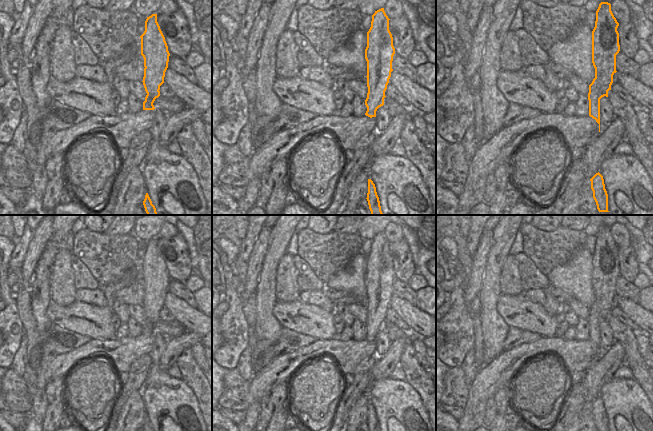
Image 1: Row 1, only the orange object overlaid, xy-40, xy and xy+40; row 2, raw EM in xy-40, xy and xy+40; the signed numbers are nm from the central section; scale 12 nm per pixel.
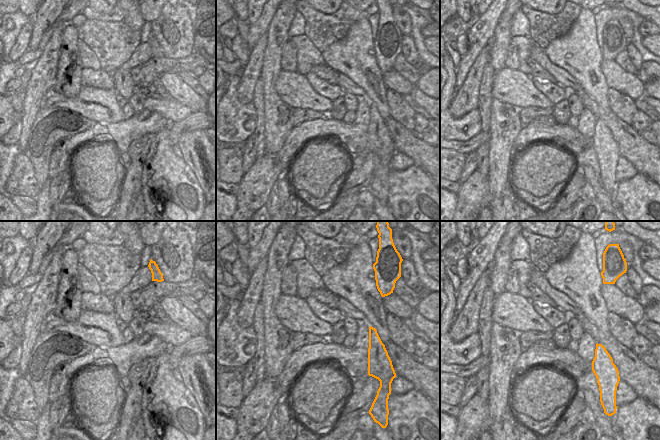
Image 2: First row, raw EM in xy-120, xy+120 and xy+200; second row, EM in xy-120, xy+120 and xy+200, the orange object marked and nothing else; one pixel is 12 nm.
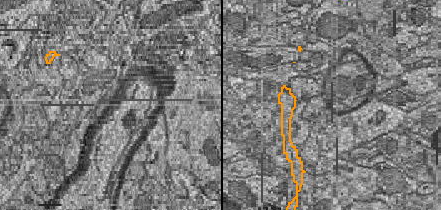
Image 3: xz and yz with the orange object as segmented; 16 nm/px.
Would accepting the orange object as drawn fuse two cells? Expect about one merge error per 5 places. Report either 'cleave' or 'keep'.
keep

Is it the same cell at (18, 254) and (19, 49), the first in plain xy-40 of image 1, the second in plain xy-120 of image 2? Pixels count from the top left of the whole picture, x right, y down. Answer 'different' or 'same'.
same

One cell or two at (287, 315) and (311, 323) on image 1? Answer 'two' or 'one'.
one

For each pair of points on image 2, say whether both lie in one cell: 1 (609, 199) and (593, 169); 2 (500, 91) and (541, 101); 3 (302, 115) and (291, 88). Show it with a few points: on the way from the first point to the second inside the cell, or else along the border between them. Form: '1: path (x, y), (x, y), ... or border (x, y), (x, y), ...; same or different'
1: path (602, 192), (598, 188), (593, 176); same
2: path (510, 91), (519, 91), (531, 96); same
3: border (294, 108), (311, 108), (323, 113); different

